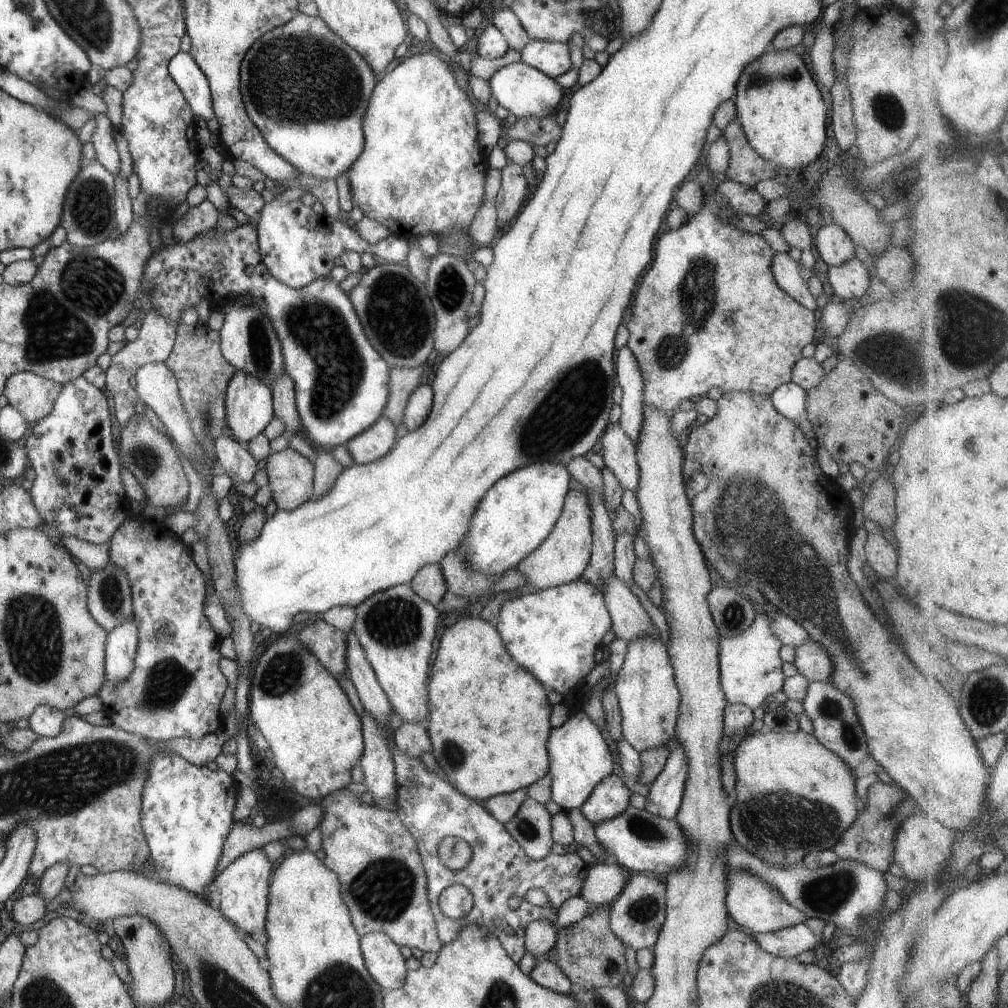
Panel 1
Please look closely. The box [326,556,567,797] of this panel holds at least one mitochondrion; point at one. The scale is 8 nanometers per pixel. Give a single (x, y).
(395, 621)

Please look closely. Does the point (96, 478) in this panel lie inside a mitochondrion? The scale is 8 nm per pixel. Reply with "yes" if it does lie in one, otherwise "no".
no

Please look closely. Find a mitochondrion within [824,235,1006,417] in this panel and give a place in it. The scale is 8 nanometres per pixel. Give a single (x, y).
(968, 326)

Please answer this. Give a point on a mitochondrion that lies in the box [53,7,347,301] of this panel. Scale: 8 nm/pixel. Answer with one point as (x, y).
(90, 207)

